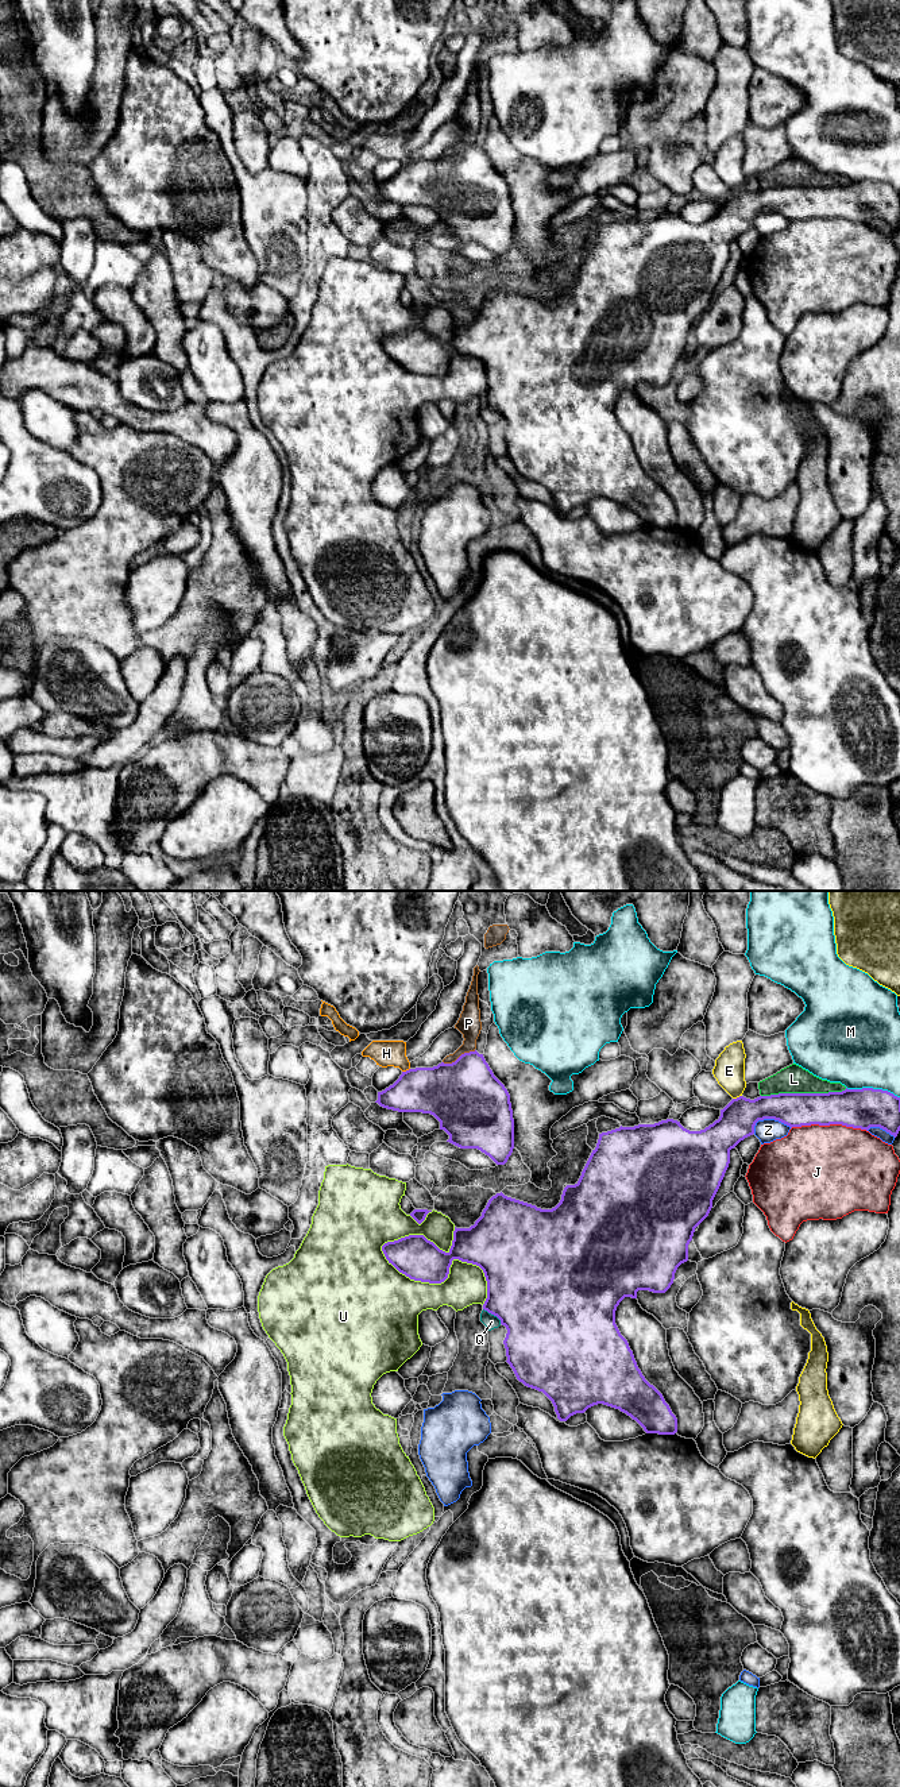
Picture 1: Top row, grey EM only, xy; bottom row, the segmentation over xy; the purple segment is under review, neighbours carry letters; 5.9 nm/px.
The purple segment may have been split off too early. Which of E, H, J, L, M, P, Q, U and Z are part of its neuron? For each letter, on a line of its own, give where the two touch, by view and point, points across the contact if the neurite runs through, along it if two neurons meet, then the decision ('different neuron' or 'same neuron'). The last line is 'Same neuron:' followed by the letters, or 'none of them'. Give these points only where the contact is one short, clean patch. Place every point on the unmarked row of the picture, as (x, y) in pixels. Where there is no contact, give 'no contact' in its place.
E: meets purple in xy at (737, 190); different neuron
H: meets purple in xy at (406, 163); different neuron
J: meets purple in xy at (829, 217); different neuron
L: meets purple in xy at (803, 186); different neuron
M: meets purple in xy at (872, 181); different neuron
P: meets purple in xy at (460, 149); different neuron
Q: meets purple in xy at (493, 406); different neuron
U: meets purple in xy at (447, 367); same neuron
Z: meets purple in xy at (768, 211); different neuron
Same neuron: U

